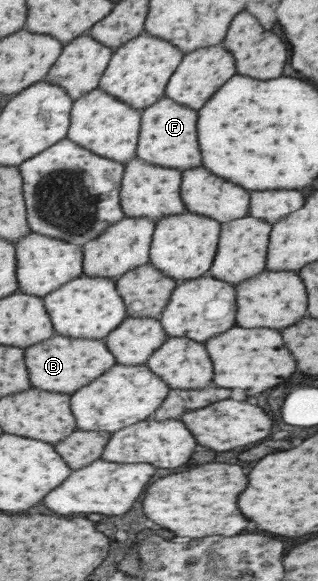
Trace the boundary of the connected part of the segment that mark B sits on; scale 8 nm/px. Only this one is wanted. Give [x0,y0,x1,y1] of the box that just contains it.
[25,334,116,395]

